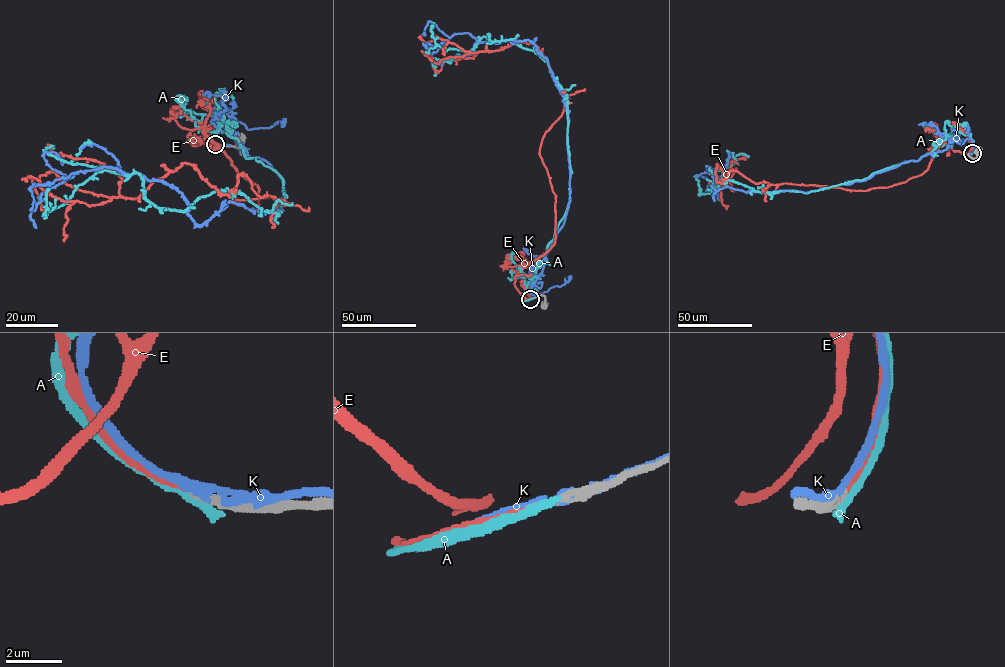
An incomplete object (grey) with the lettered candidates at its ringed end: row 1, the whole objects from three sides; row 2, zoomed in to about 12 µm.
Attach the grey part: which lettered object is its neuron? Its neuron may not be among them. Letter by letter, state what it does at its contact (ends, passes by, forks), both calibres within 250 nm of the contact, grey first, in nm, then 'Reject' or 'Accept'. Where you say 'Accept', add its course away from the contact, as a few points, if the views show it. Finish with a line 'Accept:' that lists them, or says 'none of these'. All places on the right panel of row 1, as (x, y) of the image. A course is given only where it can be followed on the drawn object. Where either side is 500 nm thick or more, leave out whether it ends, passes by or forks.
A: It ends there. Thickness 280 nm (grey) against 400 nm. Reject
E: It ends there. Thickness 240 nm (grey) against 200 nm. Accept. Its course: (971, 153), (942, 143), (865, 190), (719, 182), (717, 164), (733, 190)
K: It passes by. Thickness 280 nm (grey) against 280 nm. Reject
Accept: E

